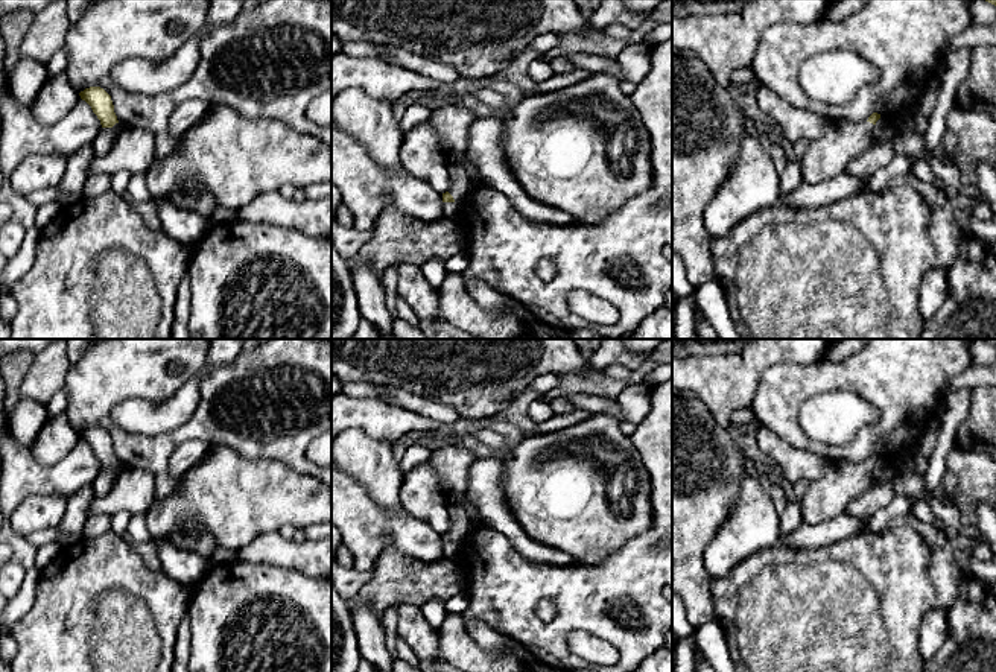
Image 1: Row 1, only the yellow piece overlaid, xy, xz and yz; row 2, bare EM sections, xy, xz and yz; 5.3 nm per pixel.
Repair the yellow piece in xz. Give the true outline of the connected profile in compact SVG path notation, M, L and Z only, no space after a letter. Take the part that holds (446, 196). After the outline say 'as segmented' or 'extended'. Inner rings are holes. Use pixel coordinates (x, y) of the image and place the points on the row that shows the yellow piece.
M450 152L447 157L450 189L442 193L442 202L461 202L464 196L481 181L476 166L465 154Z | extended

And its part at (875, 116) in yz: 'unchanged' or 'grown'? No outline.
grown

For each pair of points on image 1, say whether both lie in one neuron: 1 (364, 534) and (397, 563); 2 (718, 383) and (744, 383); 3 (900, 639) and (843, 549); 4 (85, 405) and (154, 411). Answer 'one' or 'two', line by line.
1: two
2: one
3: one
4: two

